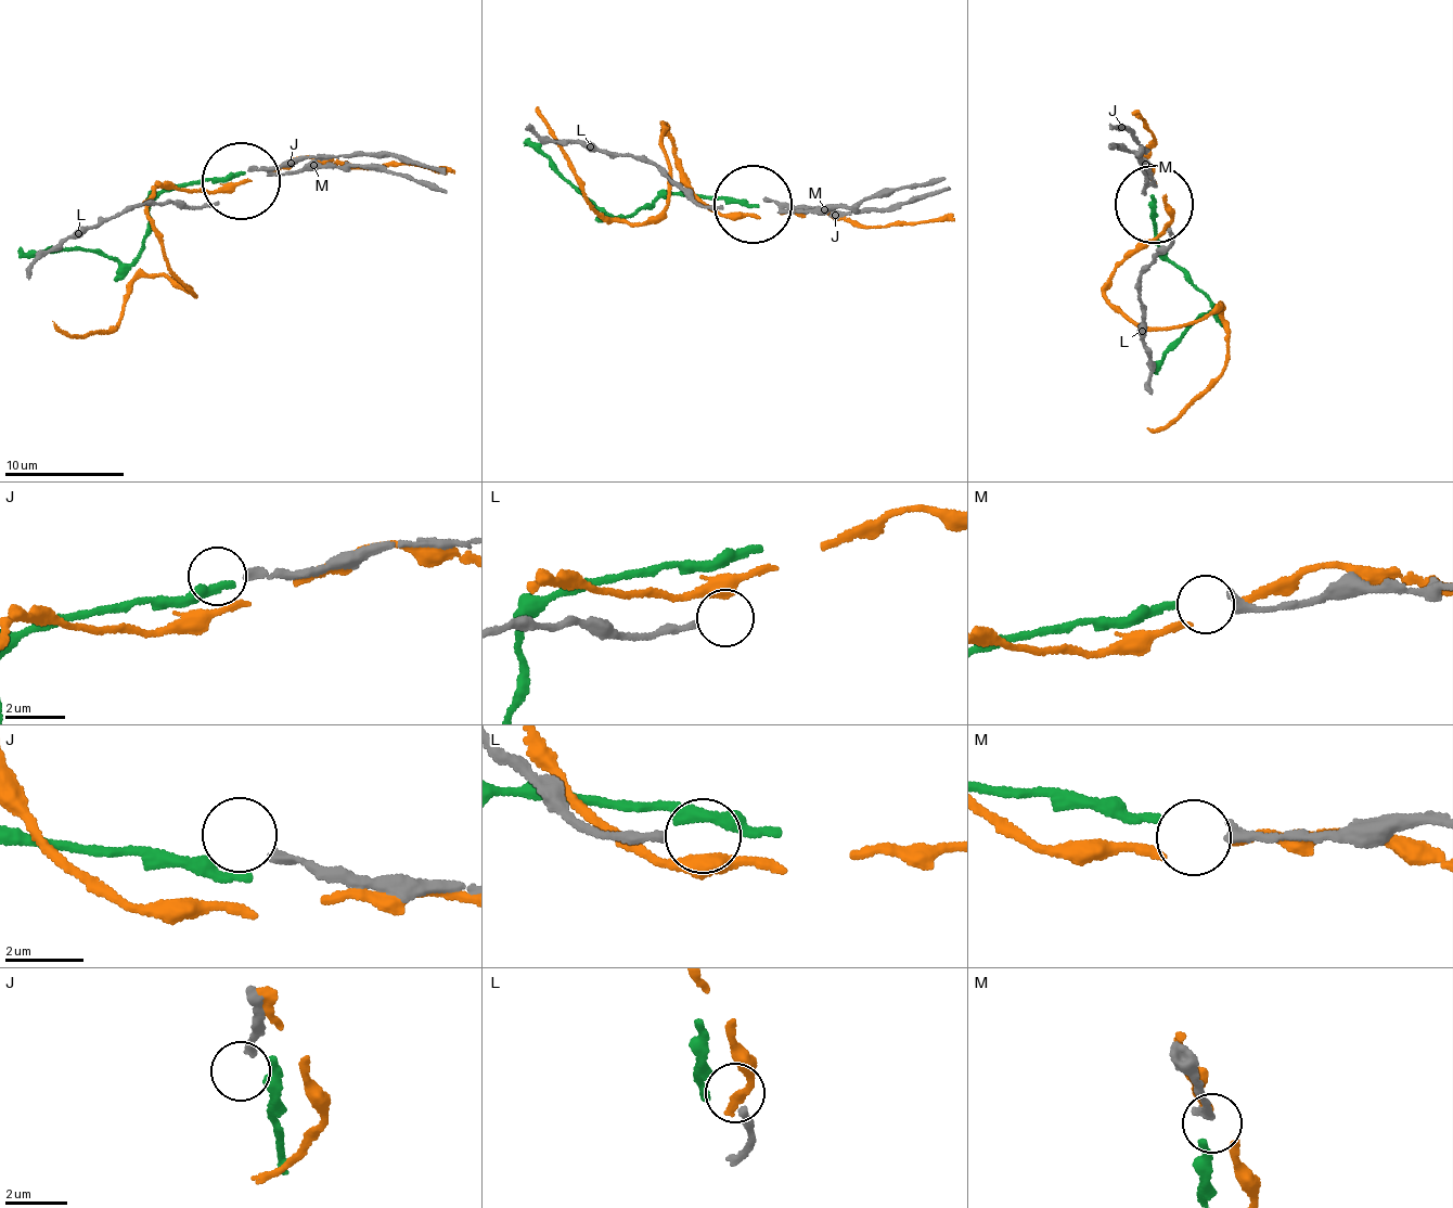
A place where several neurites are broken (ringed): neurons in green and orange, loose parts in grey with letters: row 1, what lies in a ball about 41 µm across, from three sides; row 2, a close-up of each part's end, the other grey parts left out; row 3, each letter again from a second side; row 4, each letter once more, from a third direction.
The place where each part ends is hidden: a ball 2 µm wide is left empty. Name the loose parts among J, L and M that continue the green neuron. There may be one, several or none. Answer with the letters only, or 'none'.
M

